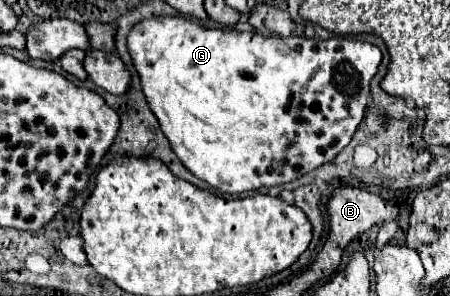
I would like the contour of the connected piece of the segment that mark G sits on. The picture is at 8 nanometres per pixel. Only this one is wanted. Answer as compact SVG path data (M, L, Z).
M152 16L140 20L128 34L128 52L132 56L134 68L140 76L140 86L142 92L148 100L150 110L158 118L160 130L168 138L174 154L184 162L184 166L196 176L208 182L212 188L222 190L224 194L242 194L250 190L258 190L262 186L280 186L286 182L292 182L300 178L302 174L308 174L310 170L330 162L338 152L342 152L348 142L352 140L358 124L364 118L366 106L370 102L370 80L378 70L378 64L382 60L380 50L370 44L370 42L360 42L354 38L346 36L334 36L328 40L318 40L318 38L306 38L306 36L288 36L288 38L278 38L270 36L266 38L264 34L258 32L238 32L232 28L202 28L196 22L186 20L184 16Z

